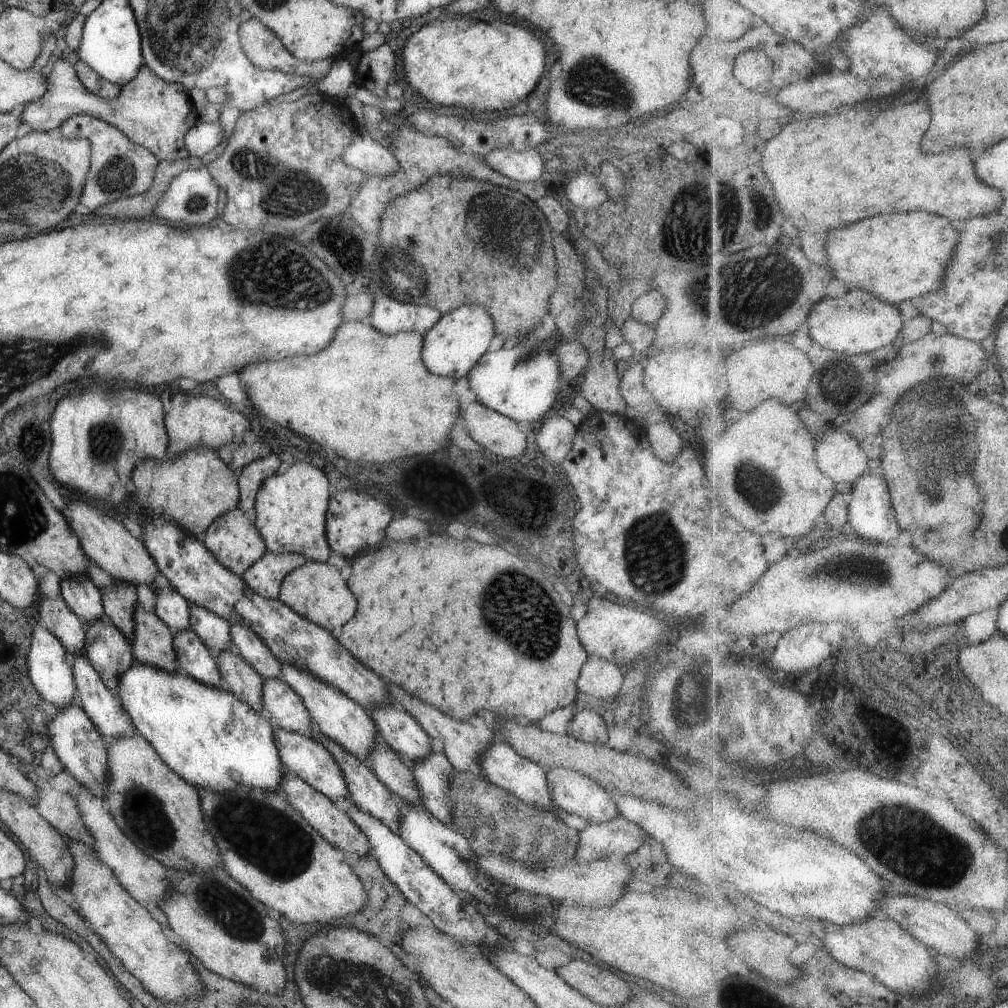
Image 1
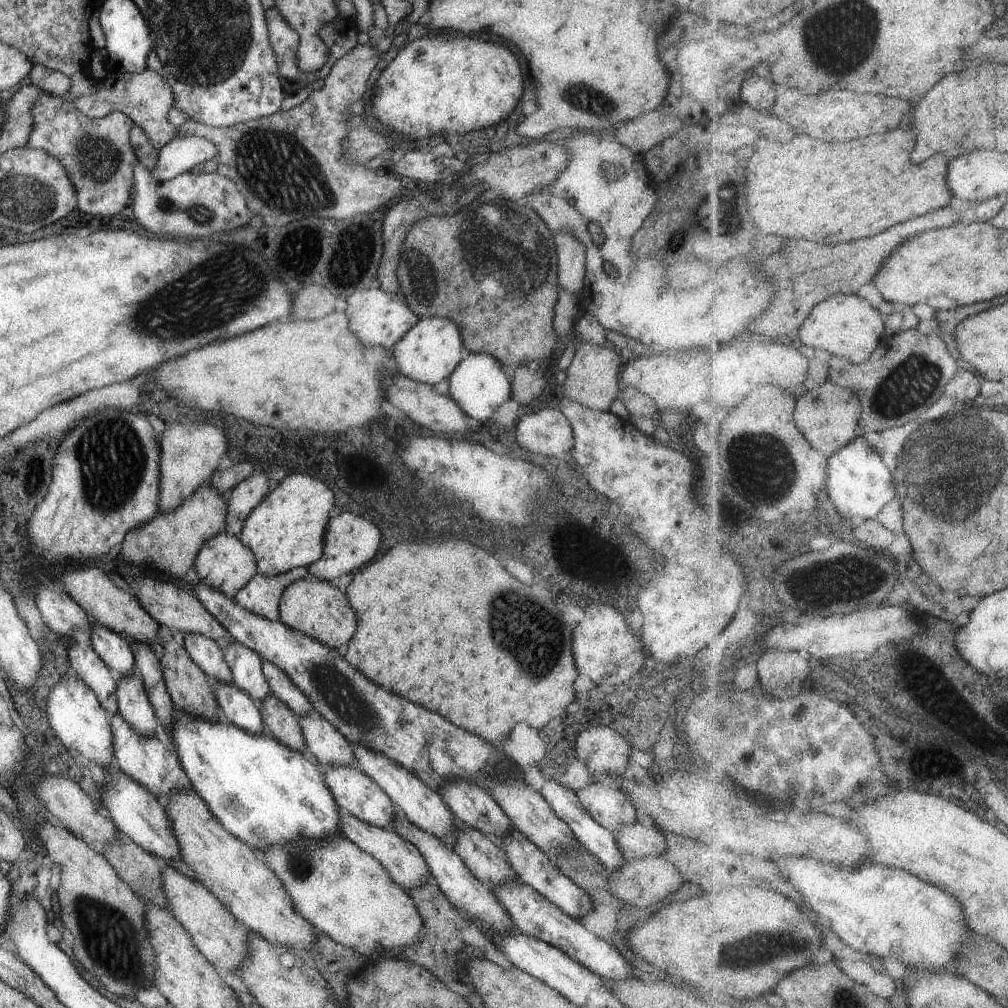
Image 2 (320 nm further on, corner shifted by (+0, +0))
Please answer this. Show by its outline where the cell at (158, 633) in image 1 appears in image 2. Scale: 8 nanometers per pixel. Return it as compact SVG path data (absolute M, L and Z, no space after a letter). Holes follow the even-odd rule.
M171 638L164 639L164 642L163 640L158 641L163 649L162 656L159 659L159 668L161 668L163 681L171 698L173 709L183 710L185 714L191 714L197 718L216 720L220 716L220 712L217 704L215 704L211 681L196 665L193 665L183 646Z

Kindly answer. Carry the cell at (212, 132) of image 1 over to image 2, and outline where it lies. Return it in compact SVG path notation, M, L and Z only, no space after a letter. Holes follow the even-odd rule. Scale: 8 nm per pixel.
M174 137L158 152L157 164L150 171L151 176L155 180L170 180L215 155L215 146L203 138Z

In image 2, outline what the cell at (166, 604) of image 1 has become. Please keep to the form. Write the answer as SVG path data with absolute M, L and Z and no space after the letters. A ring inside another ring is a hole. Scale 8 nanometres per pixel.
M188 633L183 634L183 644L183 649L193 665L196 665L210 681L231 683L231 672L223 662L220 644L201 634Z

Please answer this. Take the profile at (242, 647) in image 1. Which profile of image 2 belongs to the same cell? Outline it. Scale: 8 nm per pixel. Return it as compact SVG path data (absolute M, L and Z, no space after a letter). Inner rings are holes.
M261 659L261 672L270 693L277 696L295 715L303 716L313 710L309 700L275 664Z

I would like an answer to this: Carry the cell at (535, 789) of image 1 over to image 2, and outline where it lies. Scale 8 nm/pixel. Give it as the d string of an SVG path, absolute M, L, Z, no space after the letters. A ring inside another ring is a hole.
M552 775L543 783L539 790L539 796L547 802L547 806L553 810L553 814L571 830L574 839L580 848L585 852L591 853L607 871L617 870L624 862L617 850L615 844L614 832L606 830L593 821L593 818L587 814L583 806L577 800L577 796L572 791L566 790L561 784L554 781Z

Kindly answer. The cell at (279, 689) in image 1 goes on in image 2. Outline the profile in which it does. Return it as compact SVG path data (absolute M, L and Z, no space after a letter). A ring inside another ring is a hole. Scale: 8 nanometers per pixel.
M313 710L308 714L299 717L299 726L301 726L301 734L305 742L305 753L319 767L325 767L327 764L335 764L335 766L355 766L353 761L353 752L349 748L346 739L318 713Z

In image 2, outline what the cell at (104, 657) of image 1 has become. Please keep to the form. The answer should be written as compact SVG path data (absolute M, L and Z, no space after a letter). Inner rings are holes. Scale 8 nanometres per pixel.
M136 671L116 677L116 706L127 726L139 736L161 736L158 719L149 704L142 681Z

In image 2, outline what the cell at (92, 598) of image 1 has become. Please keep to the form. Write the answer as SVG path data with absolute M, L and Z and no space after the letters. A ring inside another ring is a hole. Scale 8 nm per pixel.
M90 621L88 634L92 650L116 677L127 676L135 671L128 640L121 634L115 634L107 626L101 626L94 621Z

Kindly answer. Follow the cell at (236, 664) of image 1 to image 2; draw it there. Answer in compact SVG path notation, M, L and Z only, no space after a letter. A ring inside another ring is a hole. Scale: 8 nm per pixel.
M272 693L267 694L261 700L258 711L267 734L291 750L305 752L305 742L301 734L301 726L299 726L299 717L277 696Z

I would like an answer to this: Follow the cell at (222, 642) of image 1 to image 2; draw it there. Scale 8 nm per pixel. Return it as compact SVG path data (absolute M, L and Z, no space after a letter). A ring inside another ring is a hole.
M236 641L227 642L219 648L223 662L231 672L231 683L241 692L245 692L245 695L259 709L261 700L270 694L270 689L261 672L261 659L255 652Z

